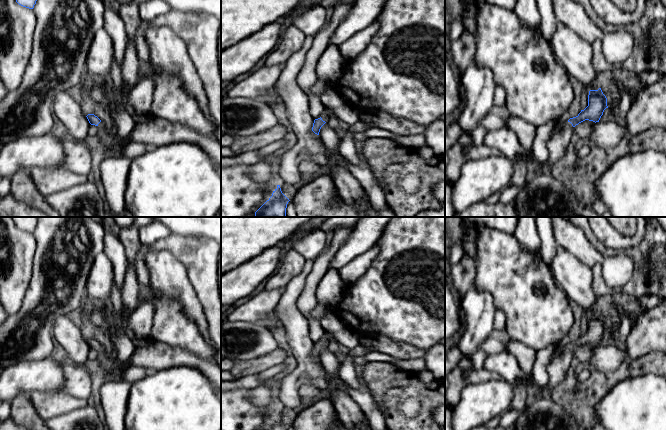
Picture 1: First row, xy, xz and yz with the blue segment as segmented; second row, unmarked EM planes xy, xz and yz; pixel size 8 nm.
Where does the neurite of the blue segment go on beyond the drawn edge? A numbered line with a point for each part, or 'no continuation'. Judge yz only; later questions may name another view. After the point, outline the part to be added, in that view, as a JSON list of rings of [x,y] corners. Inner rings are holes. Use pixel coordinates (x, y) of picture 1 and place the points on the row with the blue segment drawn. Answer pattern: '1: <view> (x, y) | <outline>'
1: yz (557, 145) | [[[566,122],[564,128],[553,135],[547,141],[547,150],[549,152],[549,158],[546,162],[540,163],[536,160],[532,154],[530,163],[527,165],[531,172],[547,172],[557,161],[563,158],[566,154],[567,148],[570,144],[572,134],[574,133],[574,127],[570,122]]]

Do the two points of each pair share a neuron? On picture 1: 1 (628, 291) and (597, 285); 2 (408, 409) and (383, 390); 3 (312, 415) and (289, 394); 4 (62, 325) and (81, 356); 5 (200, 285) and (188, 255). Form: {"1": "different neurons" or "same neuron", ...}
{"1": "same neuron", "2": "same neuron", "3": "different neurons", "4": "same neuron", "5": "same neuron"}

